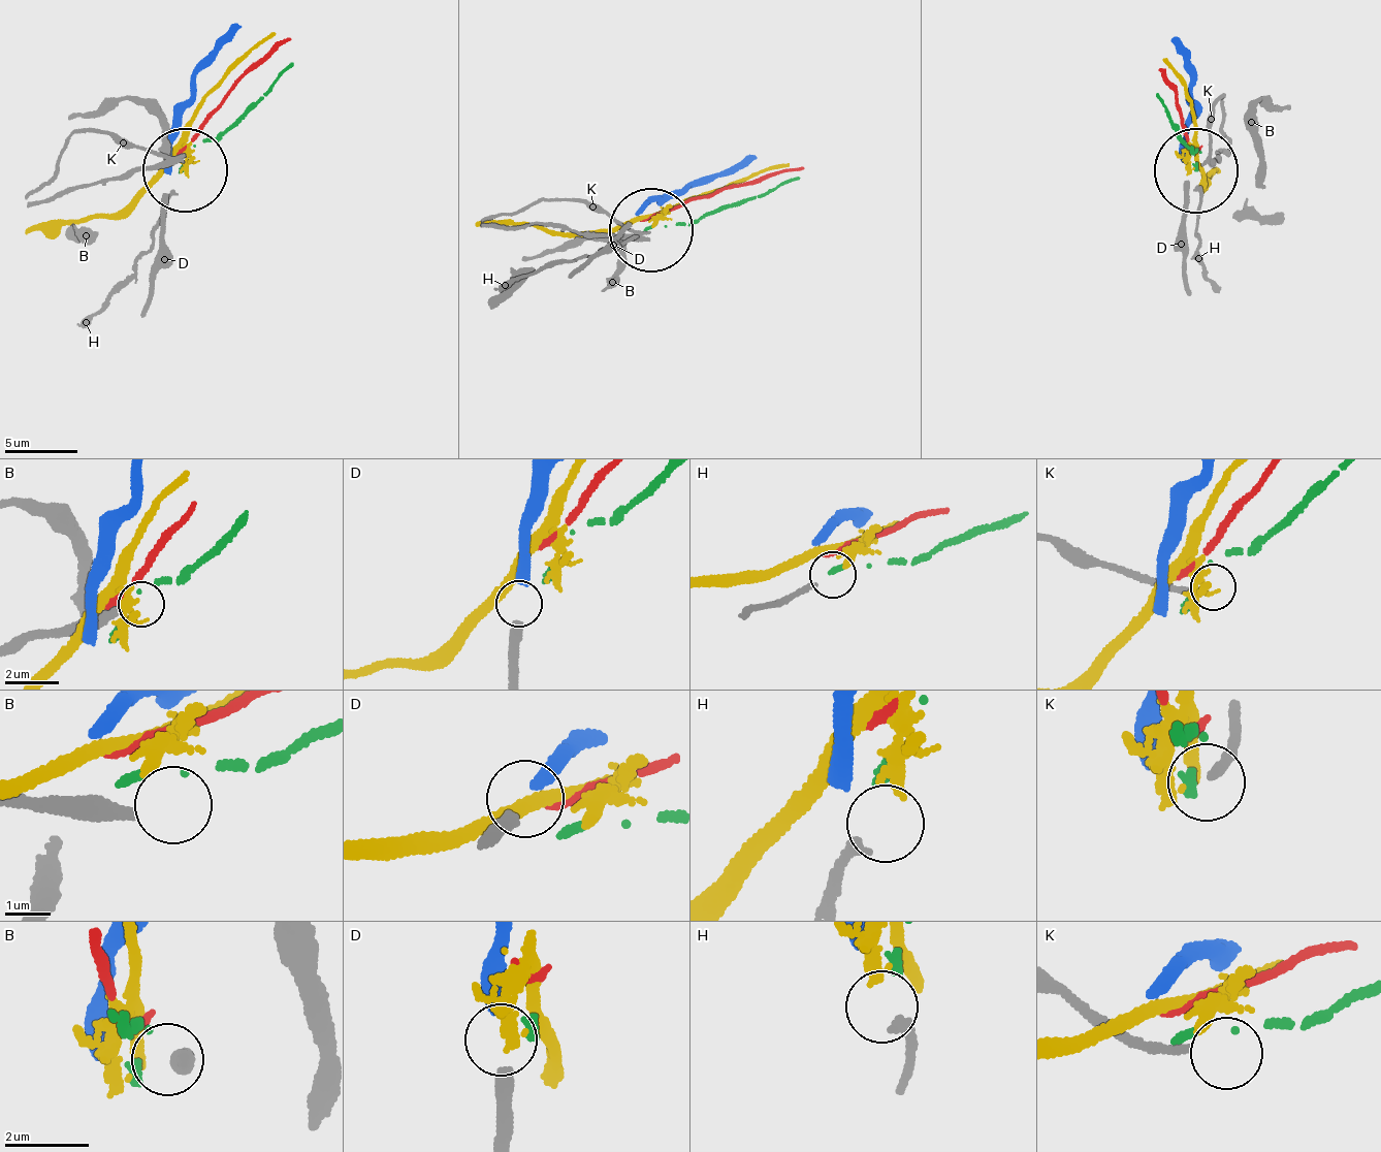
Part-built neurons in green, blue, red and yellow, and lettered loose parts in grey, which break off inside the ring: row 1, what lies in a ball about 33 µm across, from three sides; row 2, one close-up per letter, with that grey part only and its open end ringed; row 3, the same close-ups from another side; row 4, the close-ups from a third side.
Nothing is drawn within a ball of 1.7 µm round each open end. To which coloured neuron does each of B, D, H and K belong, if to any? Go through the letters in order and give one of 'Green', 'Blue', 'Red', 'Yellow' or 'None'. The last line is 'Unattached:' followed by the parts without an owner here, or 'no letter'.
B: None
D: Blue
H: Green
K: None
Unattached: B, K

